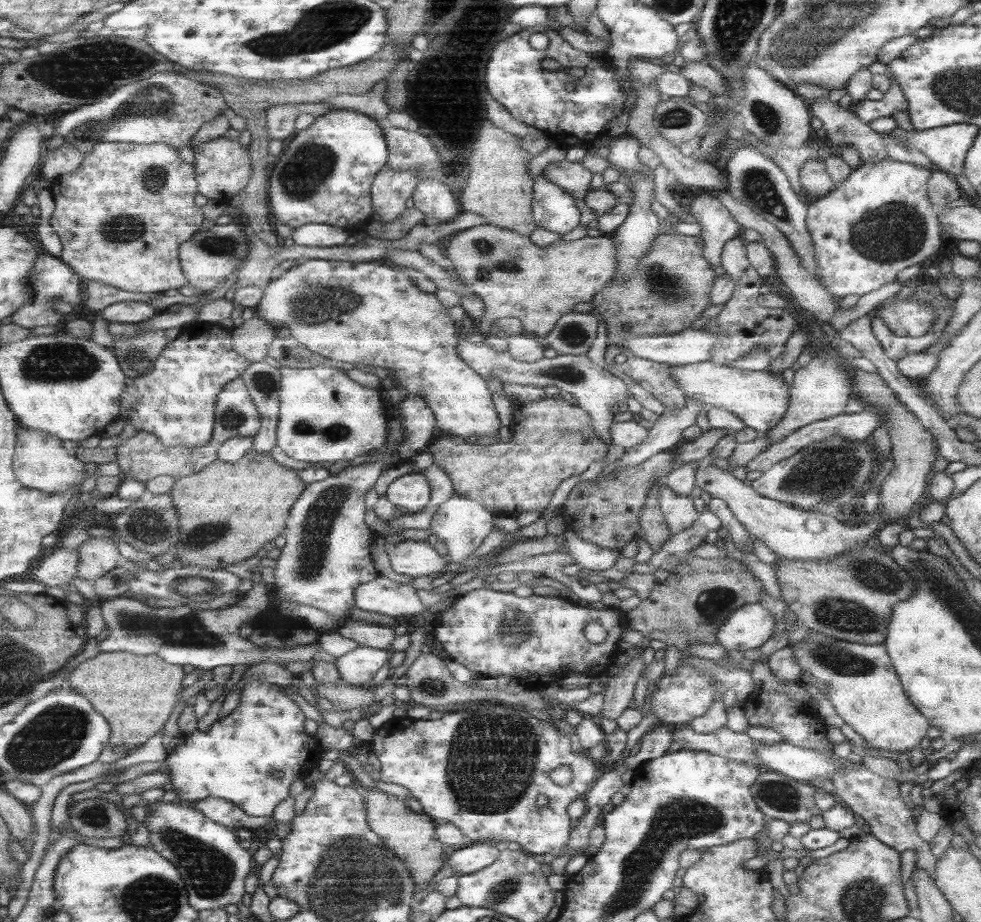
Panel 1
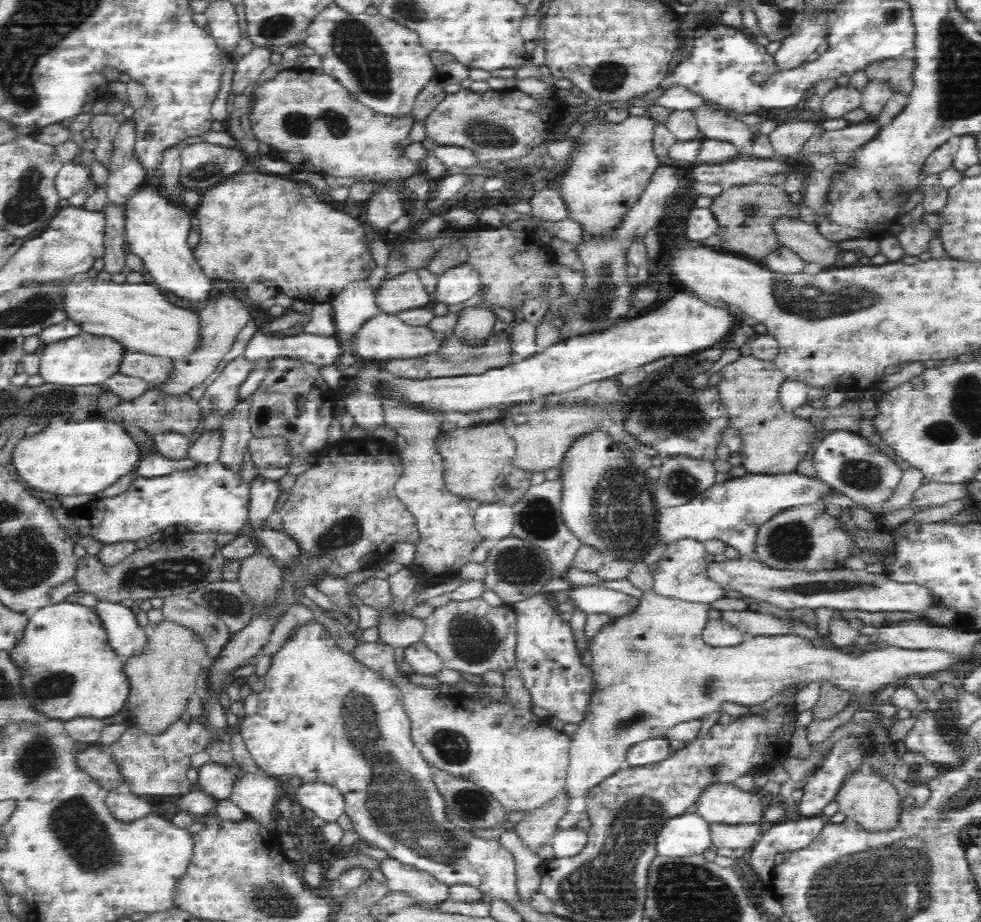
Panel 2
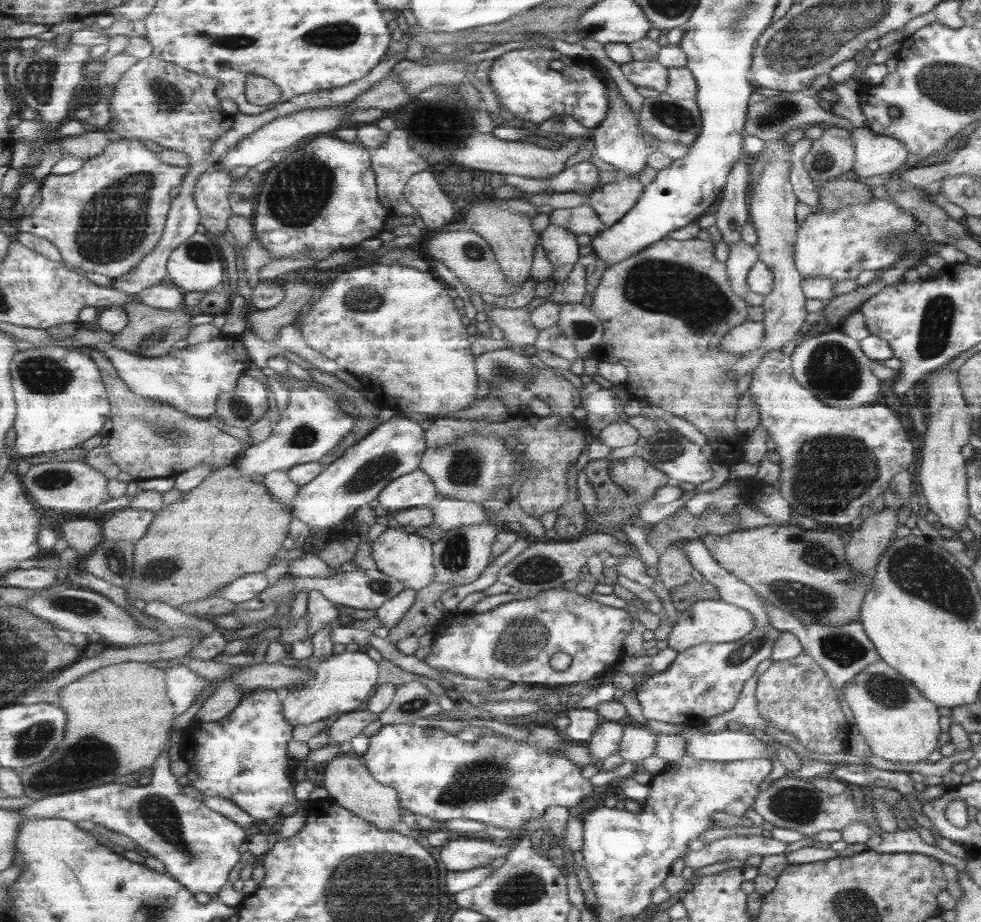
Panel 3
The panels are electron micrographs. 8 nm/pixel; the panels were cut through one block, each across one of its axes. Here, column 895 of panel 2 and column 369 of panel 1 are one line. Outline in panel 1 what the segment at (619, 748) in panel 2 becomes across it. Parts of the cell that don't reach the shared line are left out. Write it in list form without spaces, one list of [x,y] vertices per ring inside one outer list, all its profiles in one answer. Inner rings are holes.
[[[359,645],[353,652],[336,659],[336,666],[343,681],[349,686],[360,688],[364,684],[372,684],[373,676],[385,664],[389,664],[390,658],[391,654],[387,650]]]

